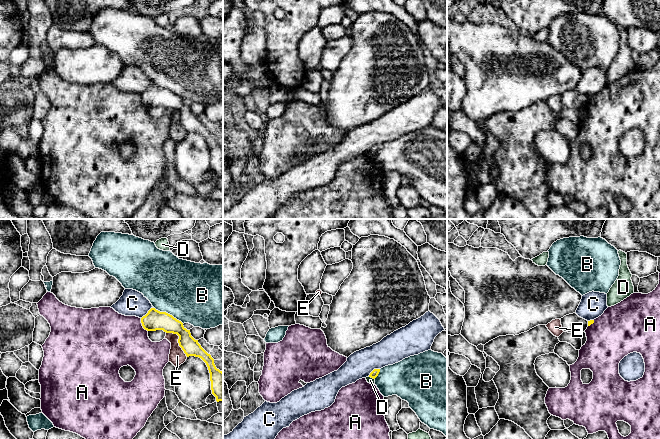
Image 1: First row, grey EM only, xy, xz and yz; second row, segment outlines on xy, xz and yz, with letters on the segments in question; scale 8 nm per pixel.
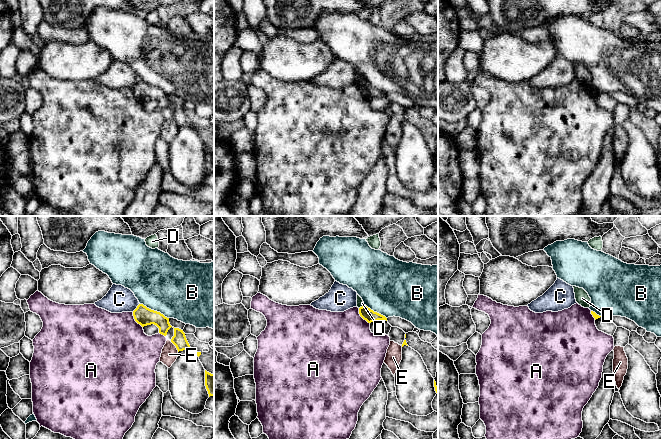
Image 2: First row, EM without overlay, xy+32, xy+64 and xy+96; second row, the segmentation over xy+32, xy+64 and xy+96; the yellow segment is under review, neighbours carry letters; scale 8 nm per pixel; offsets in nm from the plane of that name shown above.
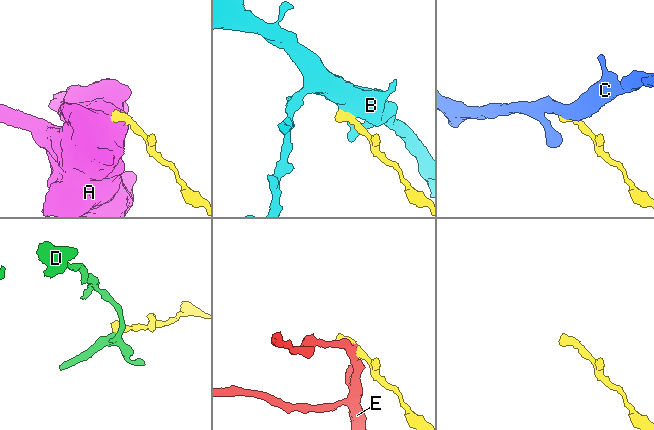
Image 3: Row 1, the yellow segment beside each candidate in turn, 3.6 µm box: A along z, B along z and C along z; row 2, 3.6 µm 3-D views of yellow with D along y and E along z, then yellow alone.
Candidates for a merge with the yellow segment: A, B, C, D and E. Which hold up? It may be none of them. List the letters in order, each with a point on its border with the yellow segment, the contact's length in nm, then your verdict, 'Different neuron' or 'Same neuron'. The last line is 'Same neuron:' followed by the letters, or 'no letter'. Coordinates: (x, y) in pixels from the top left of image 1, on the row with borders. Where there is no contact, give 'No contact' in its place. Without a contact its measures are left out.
A: Touches yellow at xy (142, 325). Shared border 130 nm. Different neuron
B: Touches yellow at xy (169, 314). Shared border 280 nm. Different neuron
C: Touches yellow at xy (148, 312). Shared border 140 nm. Different neuron
D: Touches yellow at xz (371, 377). Shared border 60 nm. Different neuron
E: Touches yellow at xy (178, 340). Shared border 260 nm. Different neuron
Same neuron: no letter

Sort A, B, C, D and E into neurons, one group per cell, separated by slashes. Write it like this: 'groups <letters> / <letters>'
groups A / B / C / D / E

